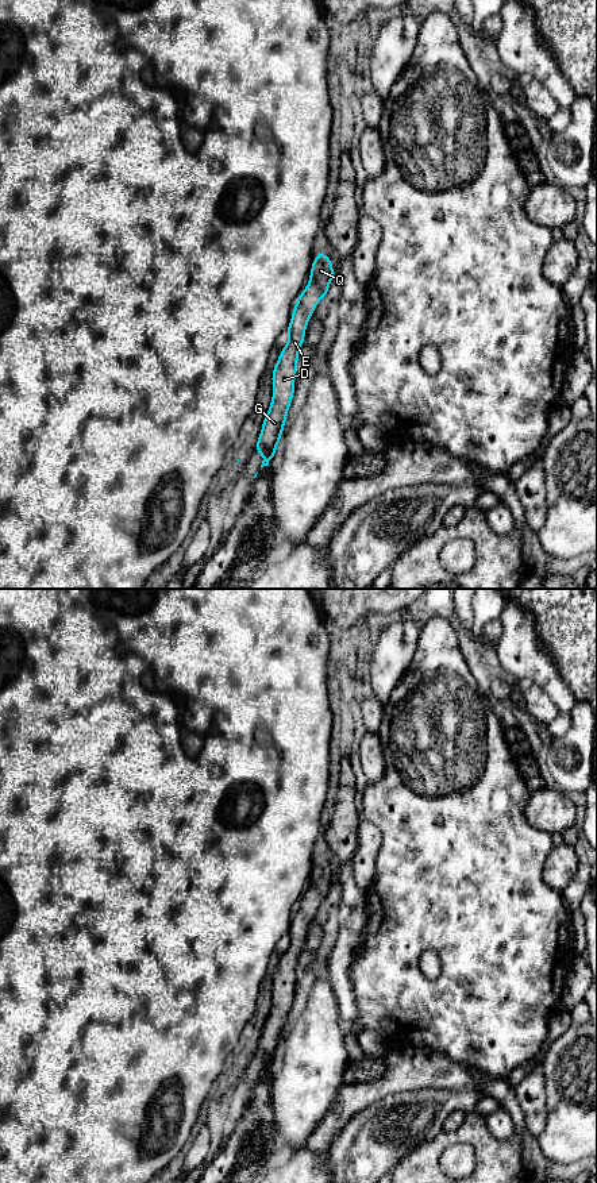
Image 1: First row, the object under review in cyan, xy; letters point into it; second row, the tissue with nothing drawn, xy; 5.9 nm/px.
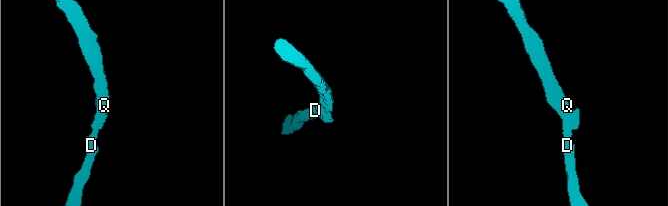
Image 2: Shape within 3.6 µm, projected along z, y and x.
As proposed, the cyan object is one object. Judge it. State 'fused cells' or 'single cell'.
single cell

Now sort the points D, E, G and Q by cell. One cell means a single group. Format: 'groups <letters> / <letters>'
groups D E G Q

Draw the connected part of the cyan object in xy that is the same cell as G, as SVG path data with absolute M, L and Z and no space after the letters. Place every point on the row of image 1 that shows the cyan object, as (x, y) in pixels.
M315 253L311 266L309 285L304 288L296 300L296 305L286 328L288 344L280 350L278 361L271 373L273 397L270 408L262 423L259 439L253 451L262 454L262 465L269 466L274 459L276 450L282 438L282 429L288 419L288 409L294 397L294 381L298 365L298 351L304 343L308 320L323 297L328 296L328 285L334 281L335 273L330 255Z

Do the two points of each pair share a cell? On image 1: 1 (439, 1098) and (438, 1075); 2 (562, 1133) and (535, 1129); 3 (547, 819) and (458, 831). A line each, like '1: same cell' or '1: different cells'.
1: different cells
2: different cells
3: different cells

